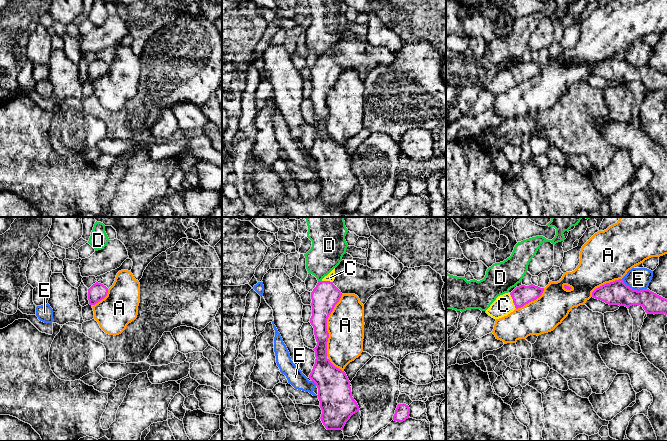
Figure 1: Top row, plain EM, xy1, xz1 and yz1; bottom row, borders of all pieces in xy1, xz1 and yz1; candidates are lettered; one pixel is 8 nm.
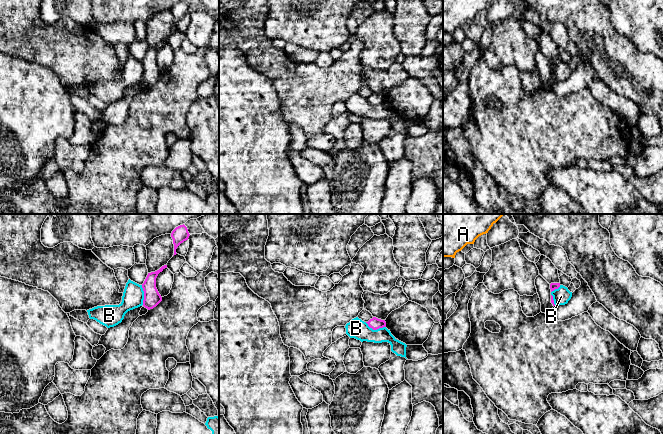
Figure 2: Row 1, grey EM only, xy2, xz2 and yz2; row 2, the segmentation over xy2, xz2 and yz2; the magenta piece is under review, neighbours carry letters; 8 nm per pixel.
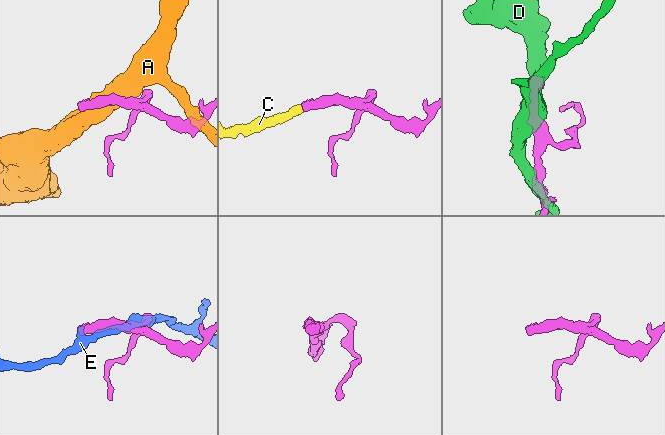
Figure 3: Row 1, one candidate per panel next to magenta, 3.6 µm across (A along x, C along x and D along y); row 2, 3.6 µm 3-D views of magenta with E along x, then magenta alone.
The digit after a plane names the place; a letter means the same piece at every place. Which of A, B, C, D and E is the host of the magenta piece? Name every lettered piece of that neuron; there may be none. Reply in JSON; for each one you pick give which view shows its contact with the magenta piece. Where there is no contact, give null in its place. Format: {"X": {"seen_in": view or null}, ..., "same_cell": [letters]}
{"C": {"seen_in": "yz1"}, "same_cell": ["C"]}

